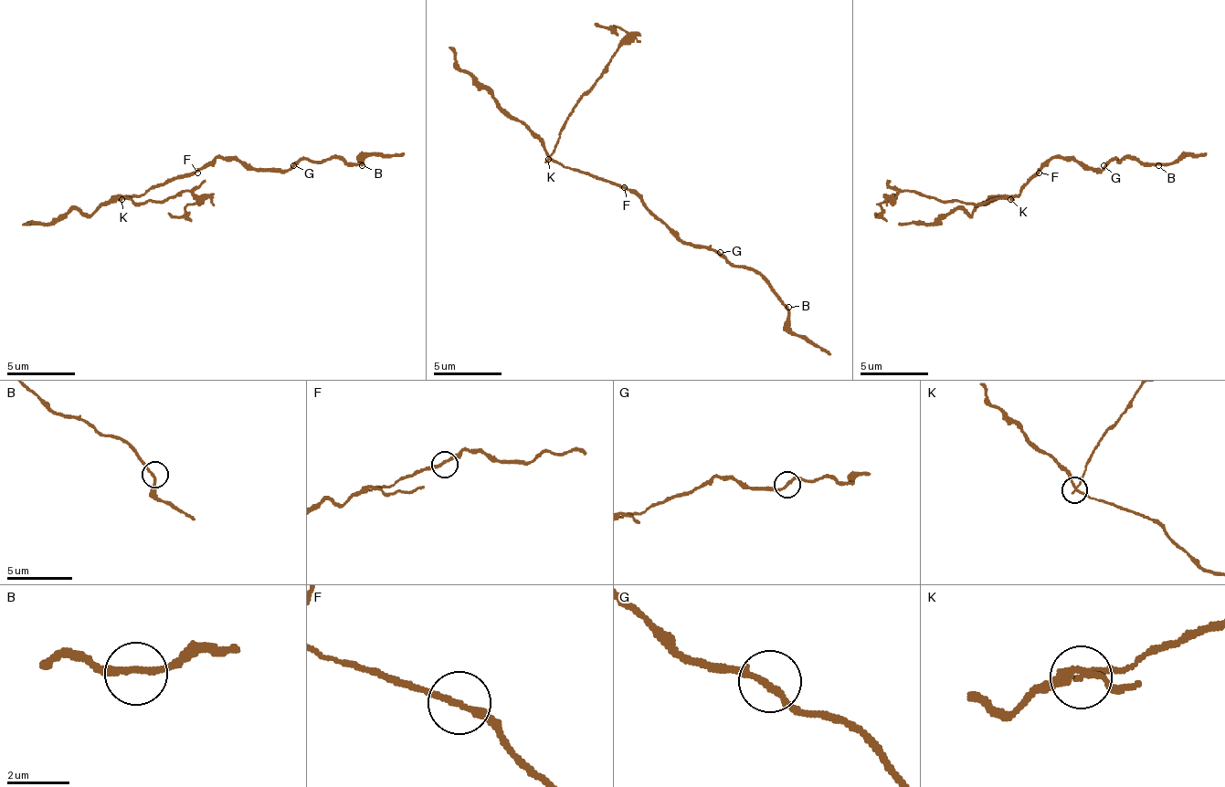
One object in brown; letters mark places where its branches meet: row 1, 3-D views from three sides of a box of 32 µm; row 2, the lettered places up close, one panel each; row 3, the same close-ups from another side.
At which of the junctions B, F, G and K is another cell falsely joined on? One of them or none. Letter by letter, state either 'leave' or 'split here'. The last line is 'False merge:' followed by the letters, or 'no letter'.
B: leave
F: leave
G: leave
K: split here
False merge: K

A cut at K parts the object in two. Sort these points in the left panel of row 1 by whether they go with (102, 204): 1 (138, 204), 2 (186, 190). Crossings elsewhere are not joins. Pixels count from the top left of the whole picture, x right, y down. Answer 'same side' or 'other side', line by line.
1: other side
2: other side

